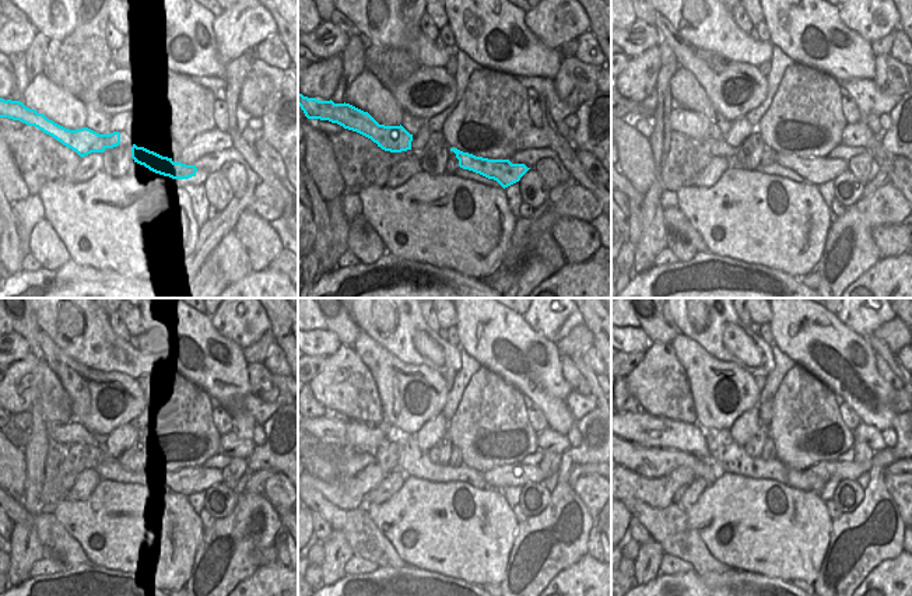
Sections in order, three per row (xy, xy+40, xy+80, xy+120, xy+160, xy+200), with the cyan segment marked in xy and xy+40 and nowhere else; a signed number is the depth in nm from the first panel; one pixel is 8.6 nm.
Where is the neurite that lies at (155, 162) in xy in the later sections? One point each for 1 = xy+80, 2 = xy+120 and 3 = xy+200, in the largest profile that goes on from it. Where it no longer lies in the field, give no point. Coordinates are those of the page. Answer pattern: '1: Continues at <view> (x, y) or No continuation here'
1: Continues at xy+80 (817, 171)
2: Continues at xy+120 (199, 479)
3: Continues at xy+200 (825, 470).

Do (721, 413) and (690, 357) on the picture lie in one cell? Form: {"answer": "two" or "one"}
{"answer": "one"}

